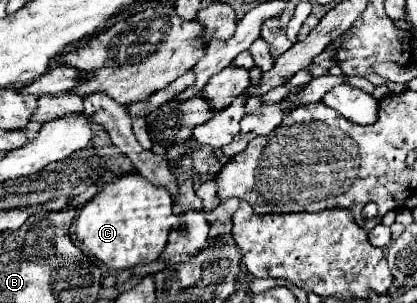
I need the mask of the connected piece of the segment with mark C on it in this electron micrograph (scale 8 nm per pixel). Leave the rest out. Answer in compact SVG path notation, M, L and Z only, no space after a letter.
M140 173L118 175L82 207L76 217L76 239L110 269L130 269L160 257L170 229L180 225L180 215L172 211L172 197L166 187L152 185Z

